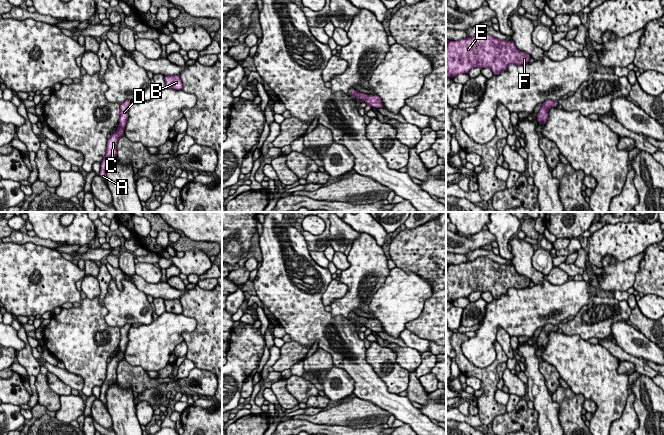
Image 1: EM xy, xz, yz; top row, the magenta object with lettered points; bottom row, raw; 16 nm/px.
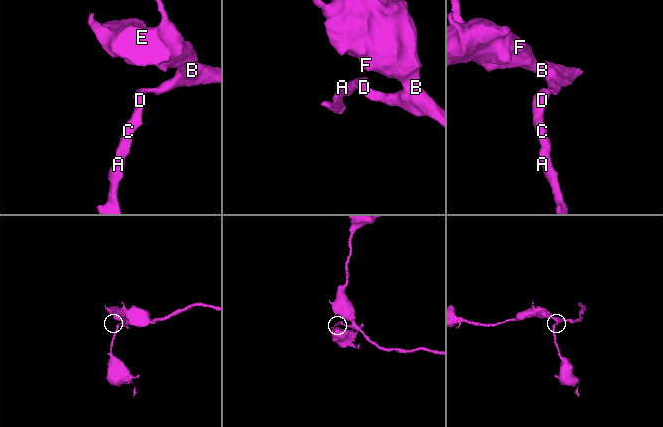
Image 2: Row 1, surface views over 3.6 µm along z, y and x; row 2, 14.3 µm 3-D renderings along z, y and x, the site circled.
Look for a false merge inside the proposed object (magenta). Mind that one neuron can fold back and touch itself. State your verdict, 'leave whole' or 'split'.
leave whole

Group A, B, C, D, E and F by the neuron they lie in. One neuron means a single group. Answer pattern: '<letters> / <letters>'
A B C D E F

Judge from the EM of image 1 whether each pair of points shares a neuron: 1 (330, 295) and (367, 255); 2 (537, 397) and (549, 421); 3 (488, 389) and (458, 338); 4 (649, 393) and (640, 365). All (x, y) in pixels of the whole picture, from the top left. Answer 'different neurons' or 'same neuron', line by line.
1: different neurons
2: same neuron
3: same neuron
4: different neurons

